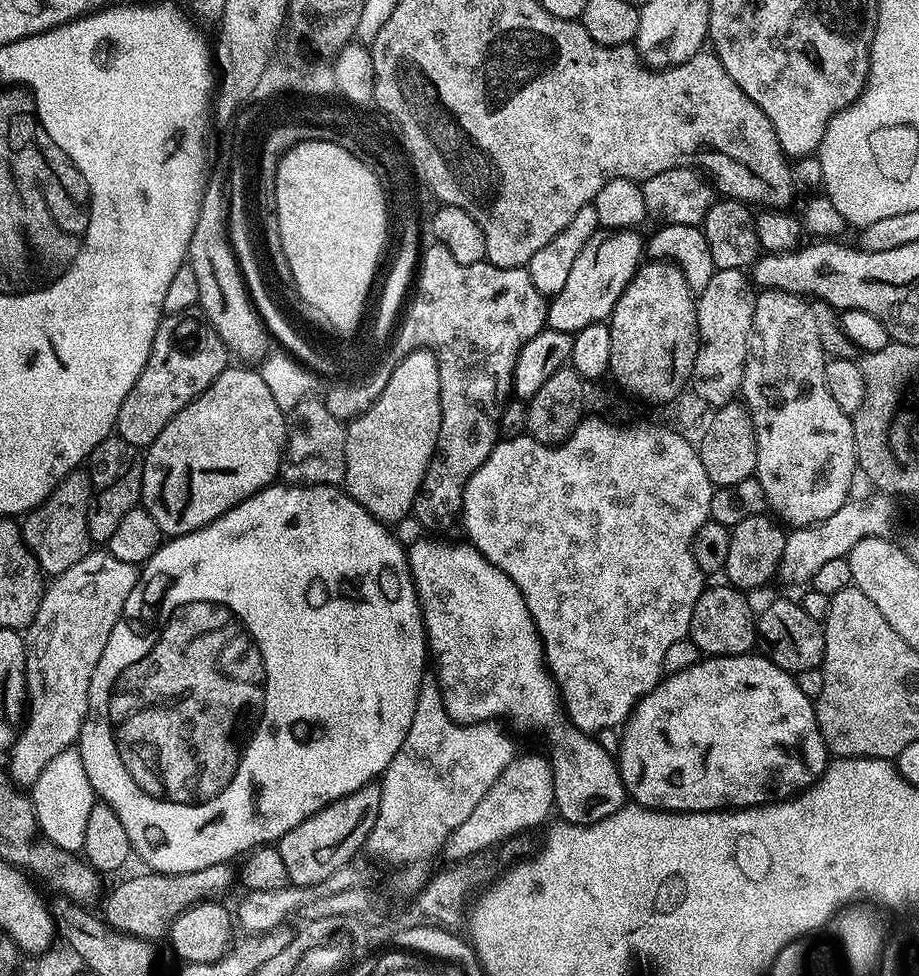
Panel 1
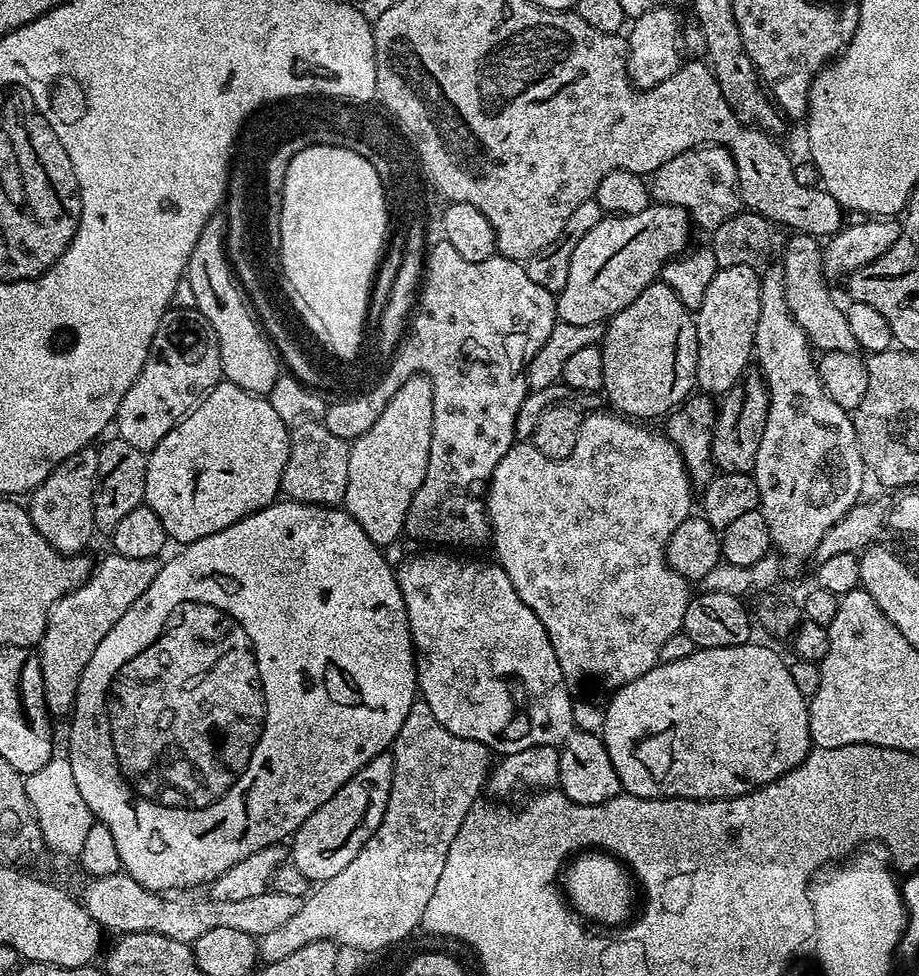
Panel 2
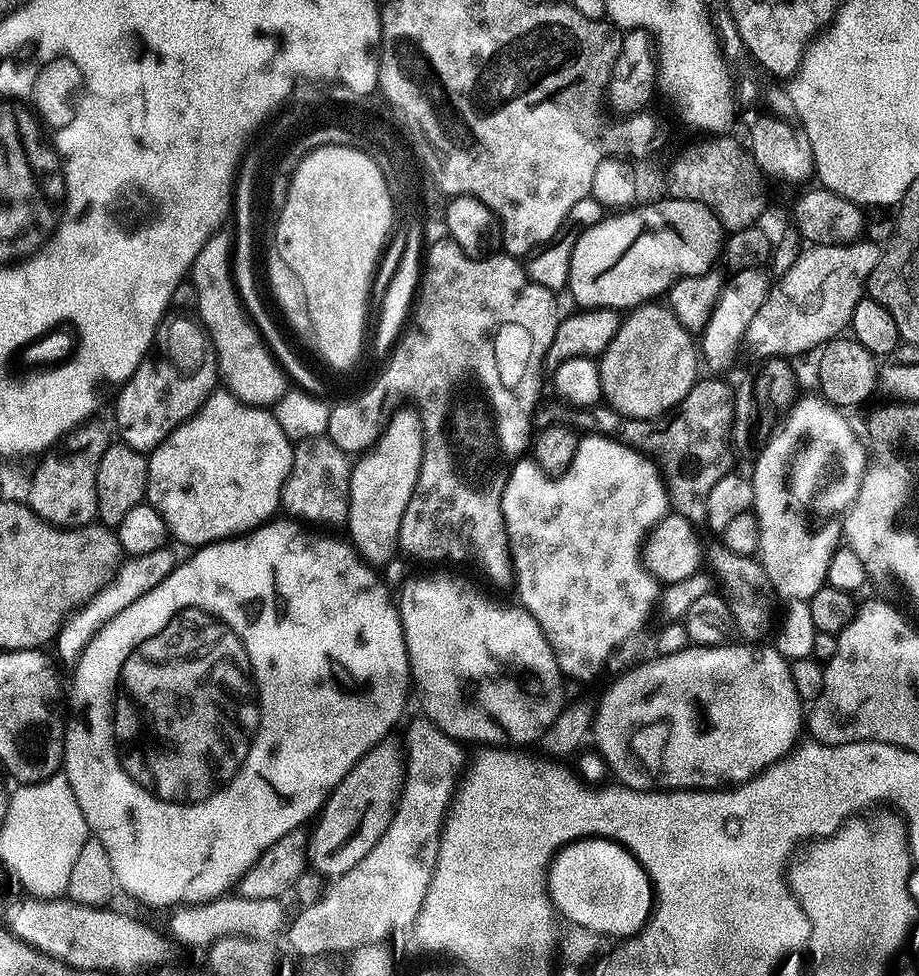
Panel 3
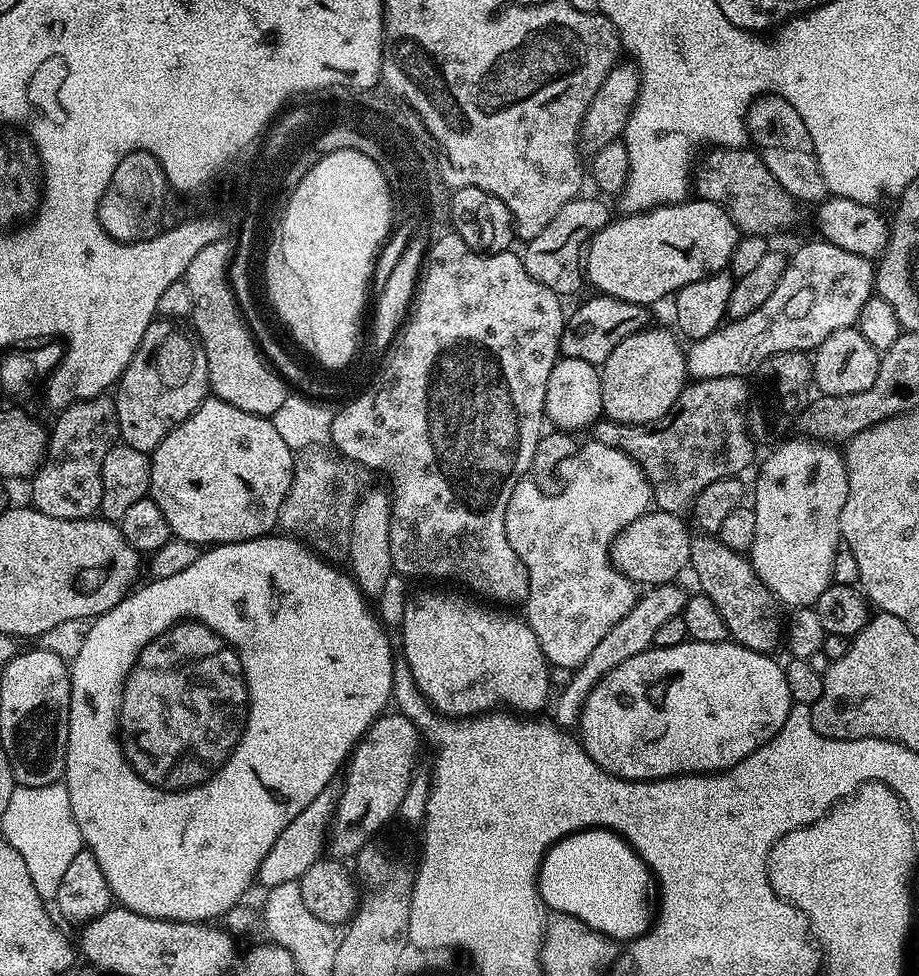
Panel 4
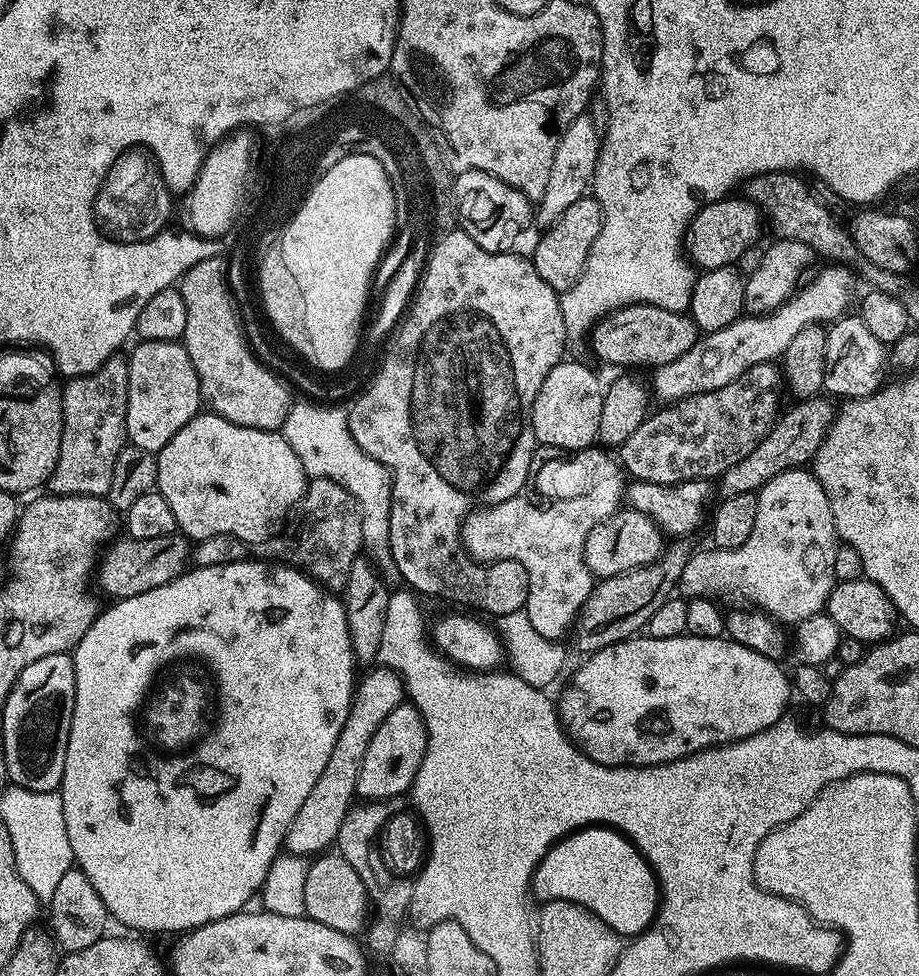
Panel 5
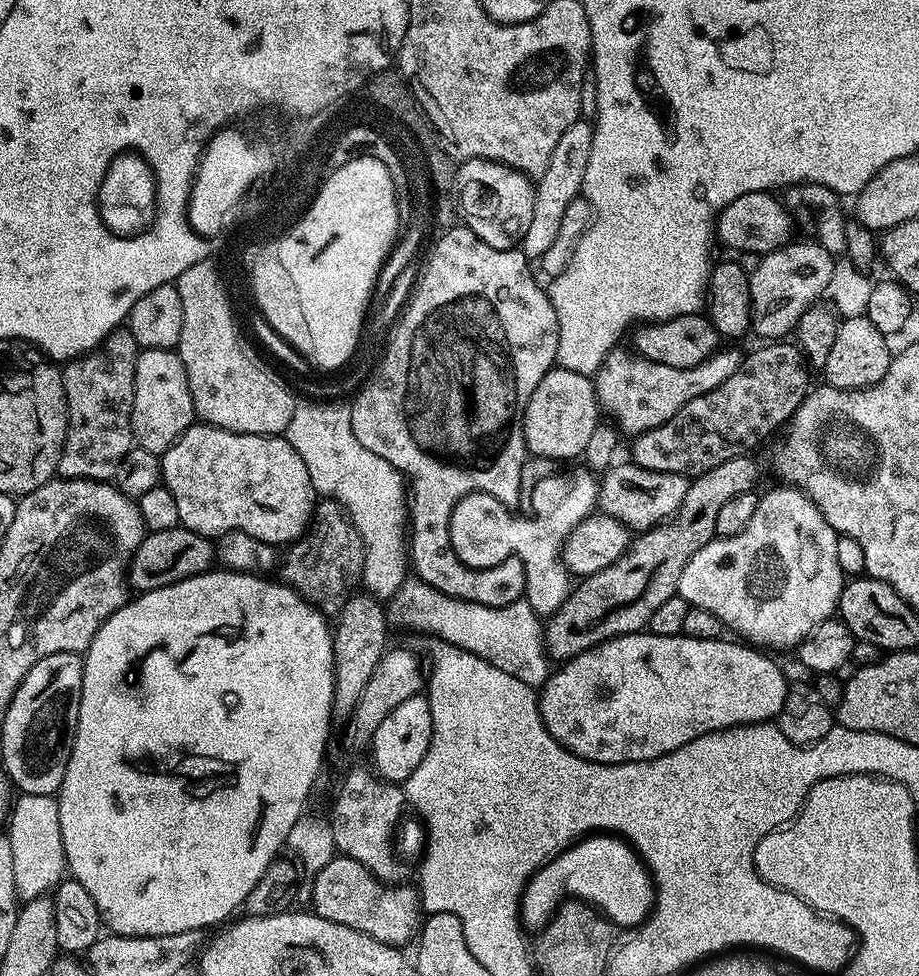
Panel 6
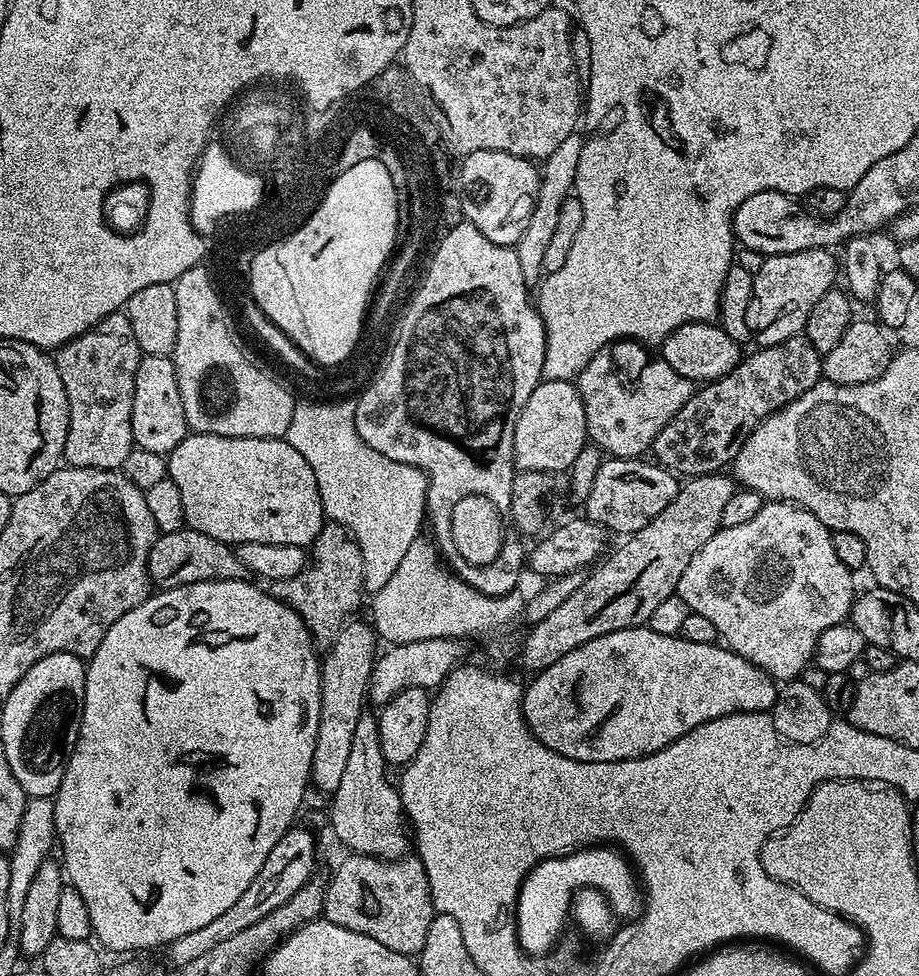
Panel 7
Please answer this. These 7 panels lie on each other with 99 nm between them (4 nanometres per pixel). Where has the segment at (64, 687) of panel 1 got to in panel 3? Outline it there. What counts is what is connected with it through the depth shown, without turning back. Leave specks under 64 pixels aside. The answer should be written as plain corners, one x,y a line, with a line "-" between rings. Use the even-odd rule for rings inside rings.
165,546
153,550
150,554
125,559
114,579
91,602
85,604
83,608
76,609
65,619
54,641
54,648
60,651
61,658
69,660
69,662
75,661
84,651
84,647
96,637
100,627
106,621
113,620
118,613
126,610
126,606
130,606
130,602
142,598
142,594
154,590
154,586
158,586
158,582
162,582
162,578
166,578
175,570
177,563
178,555
176,556
172,546

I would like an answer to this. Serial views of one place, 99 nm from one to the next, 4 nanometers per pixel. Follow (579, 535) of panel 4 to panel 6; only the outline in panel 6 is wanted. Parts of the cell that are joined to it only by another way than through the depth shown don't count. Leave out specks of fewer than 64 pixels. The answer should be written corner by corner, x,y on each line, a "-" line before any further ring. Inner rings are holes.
584,476
580,479
580,488
568,496
568,504
563,504
560,512
552,512
548,520
532,520
531,515
519,516
516,510
498,502
498,498
490,494
475,492
454,506
450,518
452,549
461,562
471,568
495,566
513,558
520,560
529,581
534,582
534,588
536,584
536,596
529,595
527,602
539,617
551,618
566,602
574,587
573,577
564,565
564,544
568,535
587,516
593,515
599,494
598,480
588,480
588,476

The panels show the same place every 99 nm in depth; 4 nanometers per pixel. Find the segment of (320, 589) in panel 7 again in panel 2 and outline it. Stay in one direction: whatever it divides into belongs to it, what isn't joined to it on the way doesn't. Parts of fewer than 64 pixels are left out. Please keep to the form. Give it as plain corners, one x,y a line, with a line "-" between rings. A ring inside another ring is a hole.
323,419
301,420
291,425
288,457
282,470
280,491
287,499
303,504
343,505
346,498
346,478
350,478
350,444
330,434

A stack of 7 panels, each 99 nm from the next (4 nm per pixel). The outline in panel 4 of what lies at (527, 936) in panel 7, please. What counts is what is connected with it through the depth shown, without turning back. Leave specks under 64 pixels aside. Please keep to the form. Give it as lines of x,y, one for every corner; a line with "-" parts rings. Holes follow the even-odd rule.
581,830
572,833
571,836
564,837
563,840
557,840
555,844
549,848
548,853
544,856
544,861
540,864
540,898
552,912
565,912
568,915
573,915
585,923
586,926
592,927
596,931
600,931
604,935
611,936
617,942
631,942
638,936
644,935
648,931
654,920
654,904
648,901
648,895
653,895
654,892
654,877
651,871
646,870
646,865
631,847
617,833
611,830

